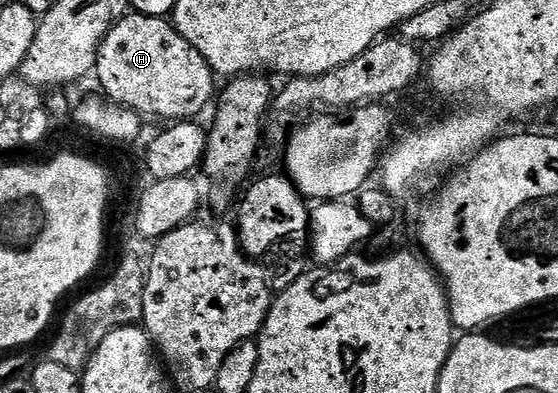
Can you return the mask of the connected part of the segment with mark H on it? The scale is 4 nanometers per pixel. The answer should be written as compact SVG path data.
M122 16L119 23L114 24L112 30L103 38L101 48L97 51L95 76L101 79L101 84L105 87L104 95L108 99L114 104L122 104L124 108L141 113L145 118L154 116L157 120L167 120L165 122L189 122L215 100L213 68L203 58L203 54L199 54L199 50L195 50L195 46L187 42L187 38L177 33L177 29L168 19L160 16Z

